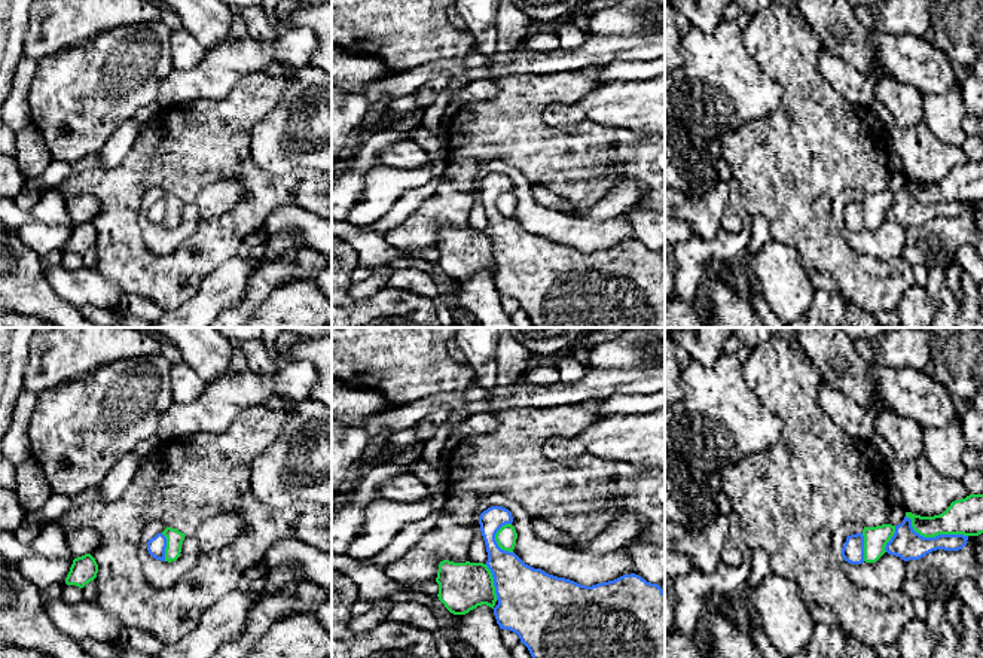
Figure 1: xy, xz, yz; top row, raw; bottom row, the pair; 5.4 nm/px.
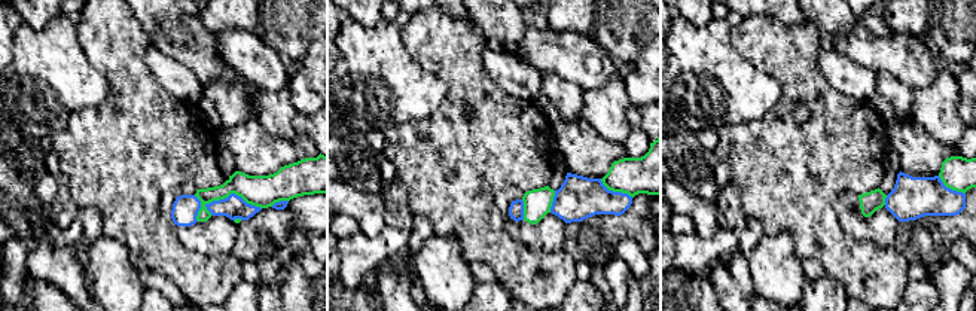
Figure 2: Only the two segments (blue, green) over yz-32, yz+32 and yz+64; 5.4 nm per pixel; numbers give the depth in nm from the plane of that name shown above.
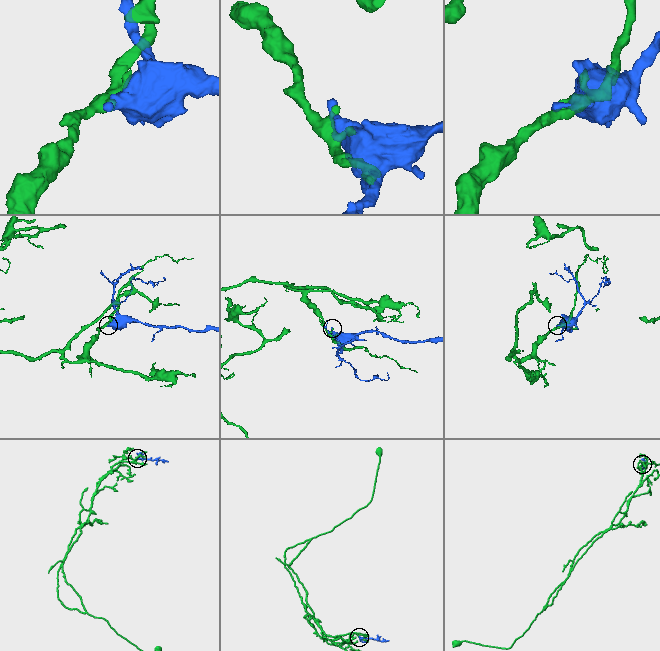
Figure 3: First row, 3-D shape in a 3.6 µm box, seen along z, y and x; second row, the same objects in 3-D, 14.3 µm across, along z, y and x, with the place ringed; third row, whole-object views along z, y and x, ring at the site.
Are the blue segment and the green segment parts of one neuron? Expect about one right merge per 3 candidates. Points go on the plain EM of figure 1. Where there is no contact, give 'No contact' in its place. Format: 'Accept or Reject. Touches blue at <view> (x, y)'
Reject. Touches blue at yz (936, 203)

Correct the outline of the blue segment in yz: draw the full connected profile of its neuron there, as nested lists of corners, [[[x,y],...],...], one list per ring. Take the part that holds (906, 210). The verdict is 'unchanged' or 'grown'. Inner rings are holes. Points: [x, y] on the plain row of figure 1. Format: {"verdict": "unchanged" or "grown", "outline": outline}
{"verdict": "unchanged", "outline": [[[904,183],[903,189],[895,192],[895,199],[886,210],[885,217],[909,228],[919,226],[937,216],[959,217],[967,211],[967,207],[968,202],[964,201],[938,201],[935,204],[924,204],[913,197],[912,186]]]}

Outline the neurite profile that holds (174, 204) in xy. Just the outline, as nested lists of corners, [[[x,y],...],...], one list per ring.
[[[167,194],[162,201],[167,204],[165,228],[175,228],[180,223],[181,210],[186,201],[171,194]]]

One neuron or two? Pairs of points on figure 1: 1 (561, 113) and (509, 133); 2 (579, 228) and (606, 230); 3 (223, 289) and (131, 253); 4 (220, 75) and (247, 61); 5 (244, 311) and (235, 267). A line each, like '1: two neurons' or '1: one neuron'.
1: two neurons
2: one neuron
3: two neurons
4: one neuron
5: two neurons

